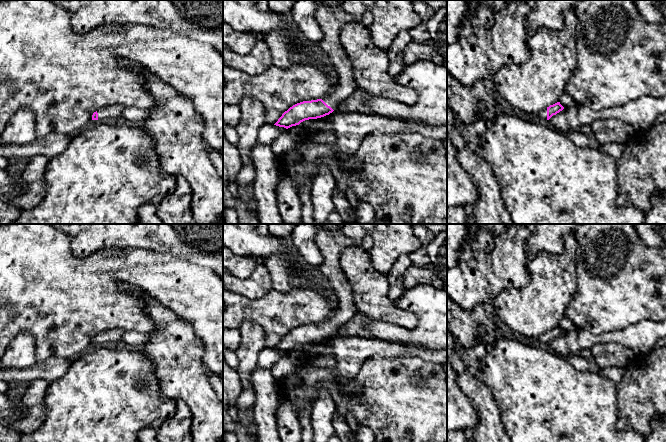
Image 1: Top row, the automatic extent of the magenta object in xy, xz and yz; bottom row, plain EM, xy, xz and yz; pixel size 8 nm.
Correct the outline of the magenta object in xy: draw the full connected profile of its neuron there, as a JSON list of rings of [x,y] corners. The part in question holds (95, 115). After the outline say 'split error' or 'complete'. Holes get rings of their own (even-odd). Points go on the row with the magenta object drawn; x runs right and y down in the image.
[[[112,105],[101,108],[93,113],[92,120],[106,119],[106,118],[119,118],[121,120],[124,108],[125,107],[121,105]]]; split error

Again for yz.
[[[557,102],[557,103],[553,104],[553,105],[550,105],[546,109],[544,109],[541,112],[540,116],[544,120],[549,120],[553,115],[556,115],[557,113],[559,113],[563,109],[564,109],[564,107],[560,104],[560,102]]]; split error

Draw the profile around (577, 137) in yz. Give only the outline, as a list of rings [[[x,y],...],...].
[[[580,130],[572,131],[568,133],[567,136],[578,147],[589,146],[588,137],[585,134],[583,134]]]

